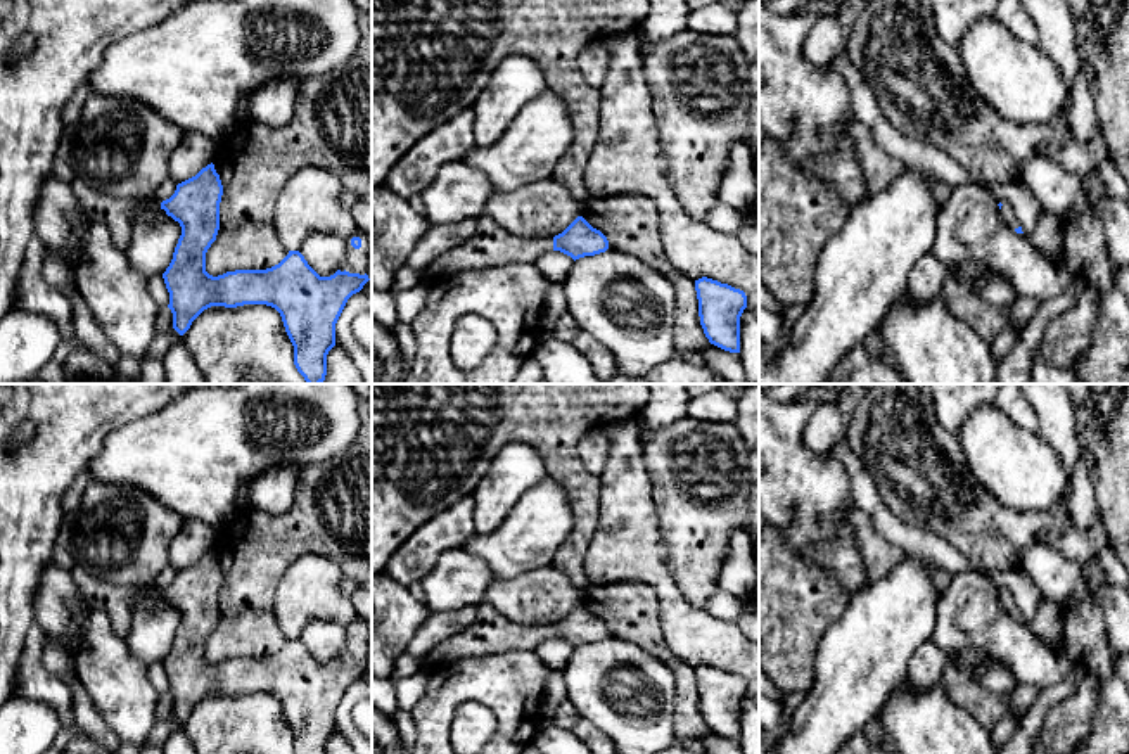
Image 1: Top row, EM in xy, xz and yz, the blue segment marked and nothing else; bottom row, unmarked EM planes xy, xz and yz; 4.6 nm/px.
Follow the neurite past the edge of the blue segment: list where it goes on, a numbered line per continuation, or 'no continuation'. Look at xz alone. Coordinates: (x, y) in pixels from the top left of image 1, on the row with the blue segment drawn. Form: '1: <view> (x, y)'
1: xz (491, 244)

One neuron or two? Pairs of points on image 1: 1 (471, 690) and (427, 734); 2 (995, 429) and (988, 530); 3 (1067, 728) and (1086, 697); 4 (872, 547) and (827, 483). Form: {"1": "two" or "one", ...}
{"1": "one", "2": "two", "3": "one", "4": "two"}

